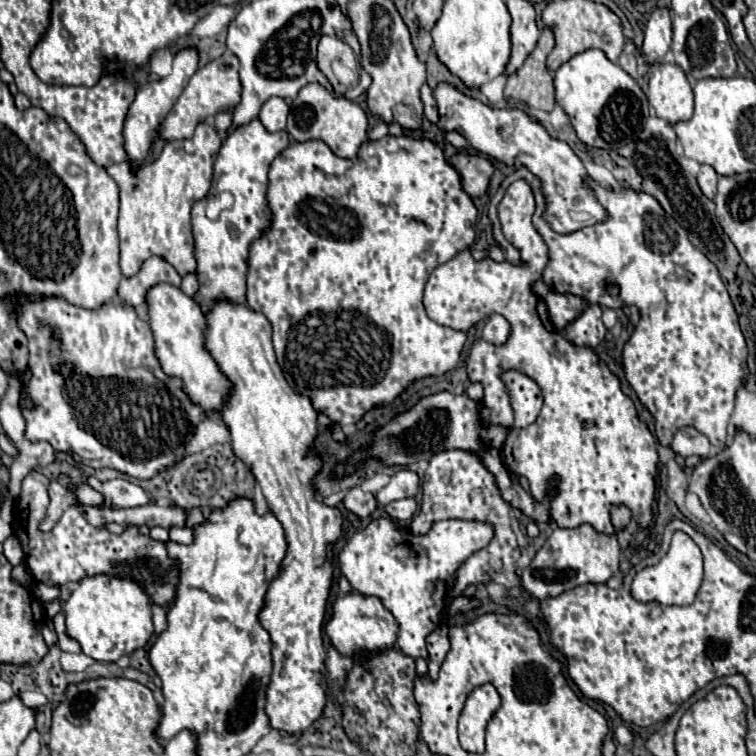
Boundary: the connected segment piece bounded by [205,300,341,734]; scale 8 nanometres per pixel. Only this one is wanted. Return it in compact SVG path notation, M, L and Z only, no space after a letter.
M217 300L211 310L205 314L205 320L207 320L207 328L205 328L205 348L207 352L213 356L213 360L217 362L219 370L225 374L225 378L231 382L231 392L225 396L223 400L223 420L225 424L229 426L229 432L231 432L231 444L233 444L233 450L235 454L245 460L245 464L249 464L253 468L253 474L257 478L257 484L261 486L267 502L269 502L269 508L273 510L273 514L277 516L277 520L283 524L285 528L285 536L287 536L287 556L281 564L281 570L277 574L277 578L271 582L269 586L269 592L265 596L265 606L261 608L259 612L259 622L261 626L271 634L271 642L273 642L273 650L271 650L271 656L273 656L273 672L271 672L271 682L267 686L267 704L265 704L265 712L269 716L269 722L271 722L271 728L273 730L281 730L281 732L289 732L289 734L297 734L297 732L303 732L307 730L321 714L323 714L323 708L325 708L325 702L327 702L327 696L325 696L325 650L323 650L323 638L321 638L321 628L323 628L323 620L325 620L325 606L327 606L327 596L329 596L329 588L331 588L331 580L333 580L333 566L331 566L331 560L327 558L327 548L329 544L333 544L339 536L341 536L341 512L337 508L329 508L321 502L315 500L315 494L311 490L311 478L315 476L315 472L321 468L321 460L315 458L315 456L309 456L309 446L311 442L315 440L317 436L317 412L311 404L311 400L307 396L301 396L297 394L285 380L283 376L283 370L281 366L277 364L277 356L275 356L275 350L273 350L273 342L271 342L271 322L265 318L263 312L255 312L251 310L247 304L239 304L239 302L233 302L233 300Z

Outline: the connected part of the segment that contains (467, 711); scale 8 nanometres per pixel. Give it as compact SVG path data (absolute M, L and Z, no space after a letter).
M483 684L469 694L459 716L459 742L467 752L485 752L485 730L501 708L501 696L491 684Z

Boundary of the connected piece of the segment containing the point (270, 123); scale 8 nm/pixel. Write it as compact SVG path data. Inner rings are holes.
M273 96L261 106L259 120L265 124L269 132L279 132L279 130L285 130L287 114L289 114L289 106L285 104L285 100Z

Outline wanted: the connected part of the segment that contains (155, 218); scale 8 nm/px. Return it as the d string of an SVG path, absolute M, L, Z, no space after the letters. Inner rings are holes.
M201 122L189 140L171 140L165 144L161 156L153 162L139 166L129 160L111 164L107 174L117 182L121 190L119 210L119 240L121 240L121 272L133 276L141 264L157 254L165 258L173 268L185 276L197 268L195 238L191 232L191 208L195 202L207 198L213 176L213 160L221 148L223 138L219 132Z

